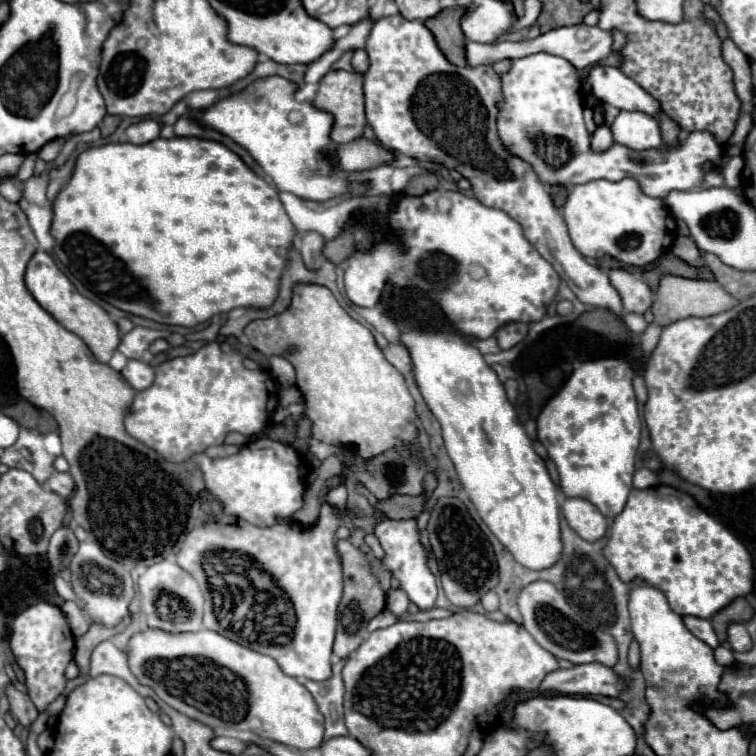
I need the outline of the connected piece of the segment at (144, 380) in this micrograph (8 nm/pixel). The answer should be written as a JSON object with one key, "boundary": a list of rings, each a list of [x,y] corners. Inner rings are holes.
{"boundary":[[[129,360],[129,364],[121,370],[121,376],[131,384],[133,390],[149,388],[155,378],[153,368],[141,360]]]}

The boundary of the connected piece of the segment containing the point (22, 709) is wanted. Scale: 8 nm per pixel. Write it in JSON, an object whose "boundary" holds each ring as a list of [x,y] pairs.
{"boundary":[[[7,686],[5,694],[7,694],[9,704],[11,704],[11,714],[19,720],[19,724],[23,728],[29,728],[33,724],[33,720],[39,716],[39,712],[35,710],[35,706],[29,700],[29,696],[23,694],[23,692],[19,692],[19,690],[15,690],[13,686]]]}

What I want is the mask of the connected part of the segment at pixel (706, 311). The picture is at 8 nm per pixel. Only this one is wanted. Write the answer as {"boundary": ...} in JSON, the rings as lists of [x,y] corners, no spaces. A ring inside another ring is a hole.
{"boundary":[[[667,274],[659,280],[659,288],[657,288],[651,312],[659,326],[667,326],[667,324],[673,324],[673,322],[677,322],[681,318],[689,318],[689,316],[713,316],[713,314],[733,308],[735,304],[737,304],[737,300],[733,296],[729,296],[723,290],[723,286],[719,286],[719,282],[715,282],[715,280],[689,280],[689,278]]]}

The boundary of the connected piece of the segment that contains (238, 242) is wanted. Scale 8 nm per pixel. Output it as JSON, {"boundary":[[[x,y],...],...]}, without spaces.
{"boundary":[[[155,138],[143,146],[135,146],[131,142],[109,142],[105,146],[89,148],[81,152],[75,160],[75,170],[65,188],[59,190],[57,198],[53,200],[53,224],[51,236],[55,238],[53,254],[73,272],[73,276],[91,292],[95,292],[105,302],[113,304],[119,310],[129,314],[149,318],[161,324],[175,324],[175,326],[197,326],[207,322],[215,314],[227,314],[239,306],[255,306],[255,308],[269,308],[277,298],[277,286],[281,272],[289,258],[289,248],[293,244],[297,230],[291,224],[283,204],[279,202],[277,190],[265,182],[257,172],[253,172],[235,152],[227,150],[221,142],[205,140],[205,138]]]}

